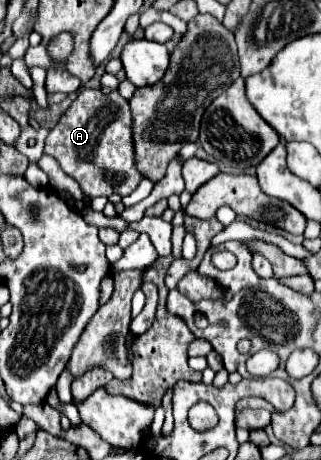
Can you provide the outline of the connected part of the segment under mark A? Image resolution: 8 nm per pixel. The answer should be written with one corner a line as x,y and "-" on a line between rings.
83,89
79,97
71,103
47,137
45,155
57,159
61,169
73,177
87,197
109,197
111,193
129,195
135,191
141,173
133,165
133,137
131,137
131,109
129,101
123,99
117,91
105,95
99,89

